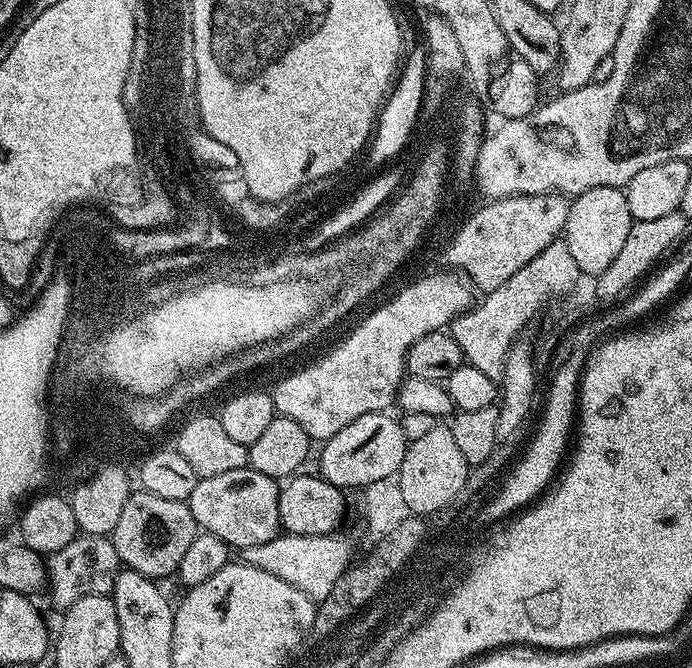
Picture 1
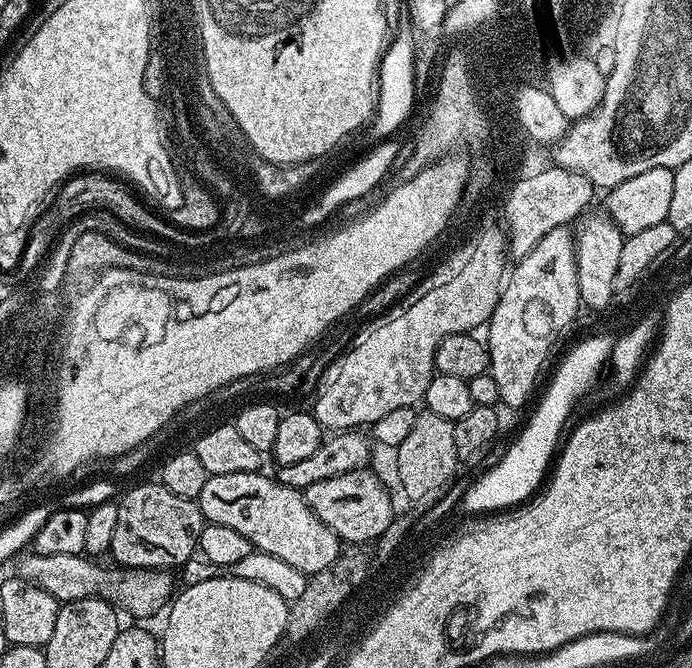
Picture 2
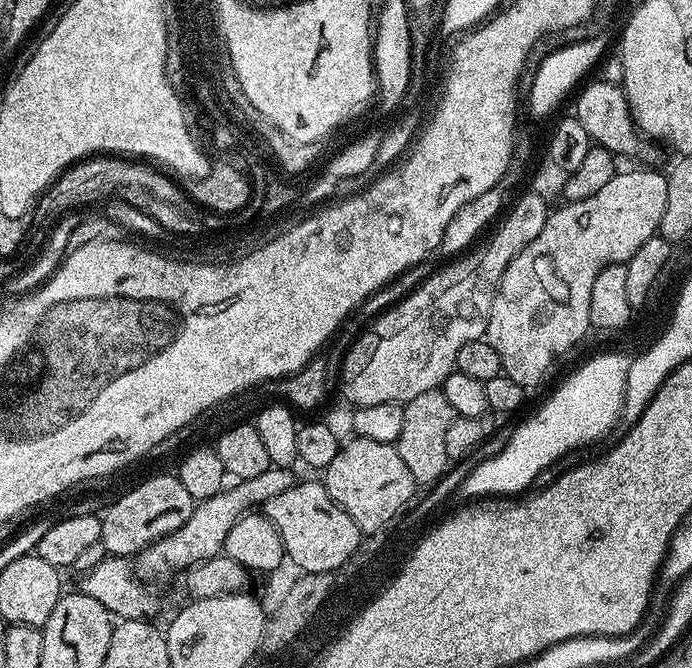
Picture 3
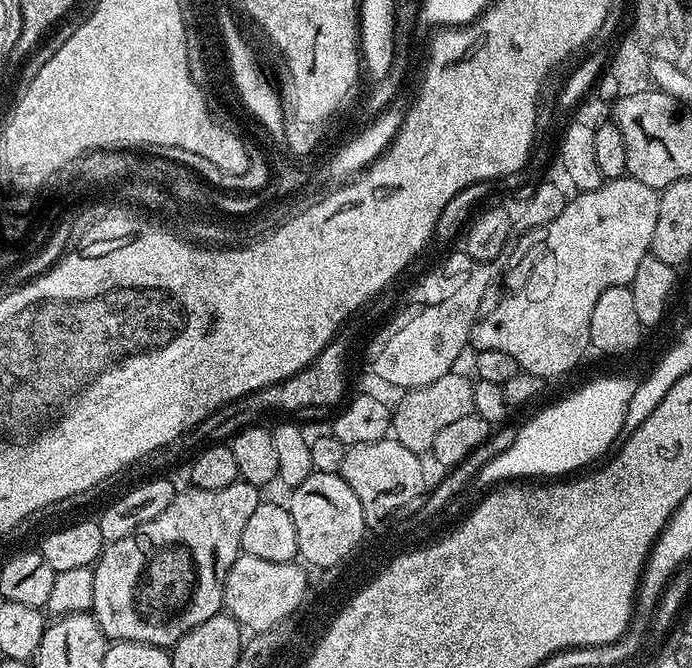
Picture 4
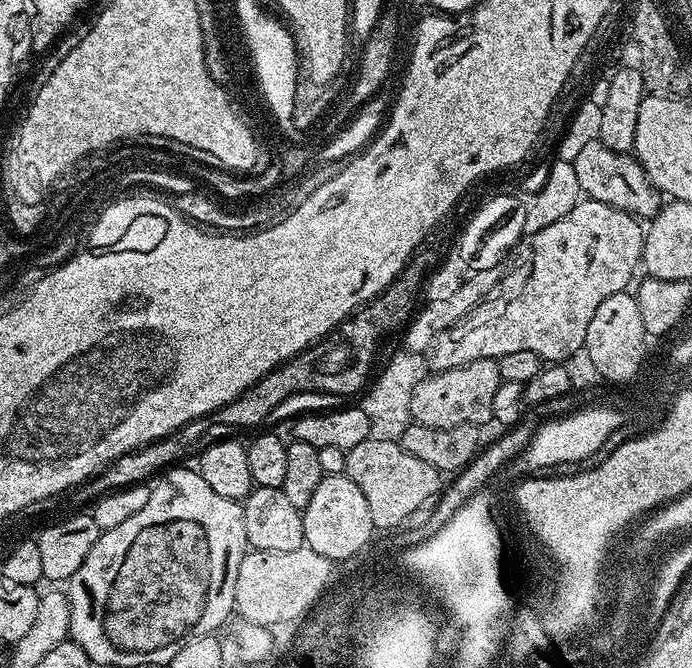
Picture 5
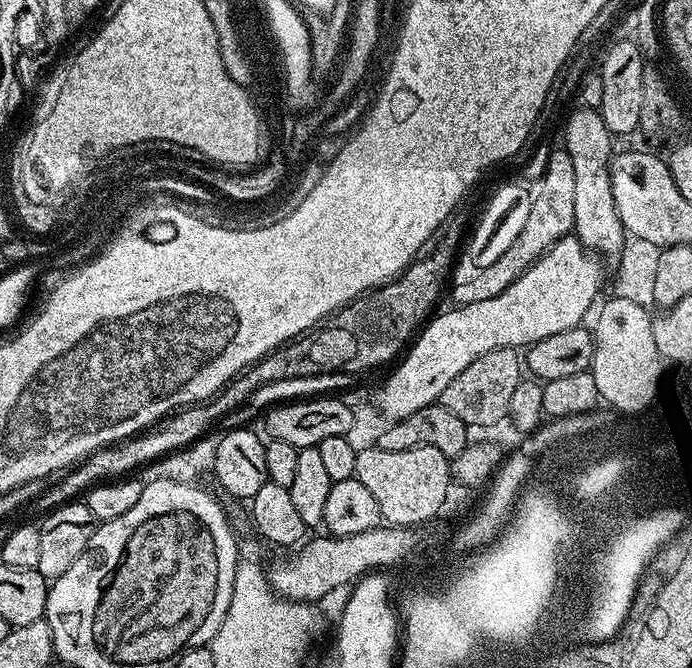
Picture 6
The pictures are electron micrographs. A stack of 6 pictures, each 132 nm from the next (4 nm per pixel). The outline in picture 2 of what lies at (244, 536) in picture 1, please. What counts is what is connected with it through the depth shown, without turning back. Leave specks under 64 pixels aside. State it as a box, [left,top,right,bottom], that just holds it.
[198,471,342,574]

